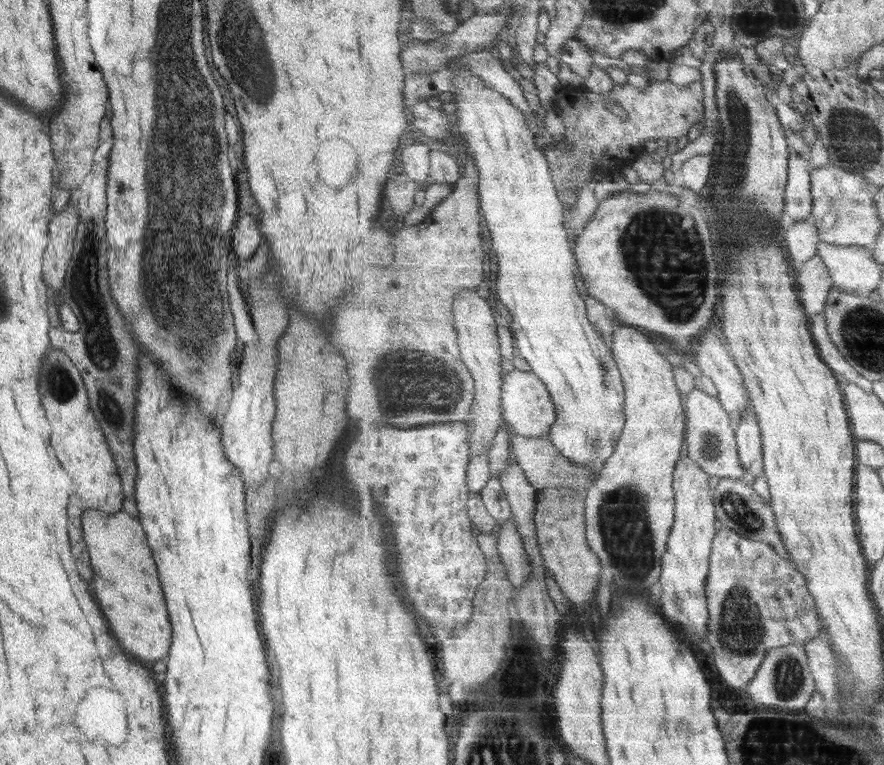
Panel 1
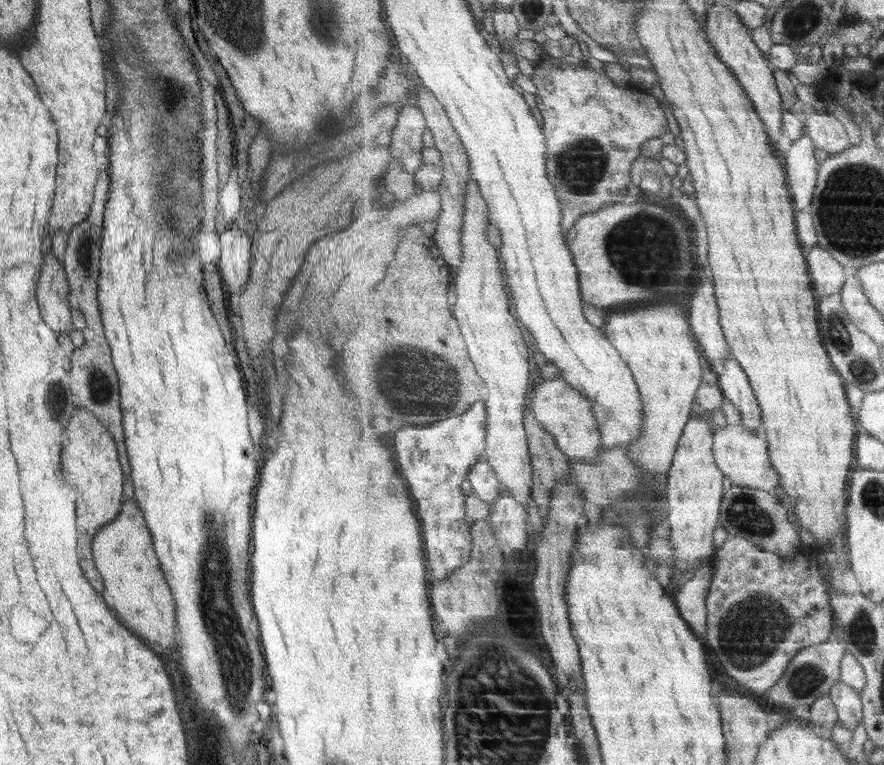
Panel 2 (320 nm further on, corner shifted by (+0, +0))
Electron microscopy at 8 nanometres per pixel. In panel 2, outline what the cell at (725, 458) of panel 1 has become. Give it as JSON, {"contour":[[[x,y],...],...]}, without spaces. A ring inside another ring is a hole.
{"contour":[[[723,424],[714,425],[714,457],[718,467],[731,480],[732,485],[757,488],[773,493],[781,486],[781,477],[770,459],[770,446],[767,440],[759,438],[745,425]]]}

